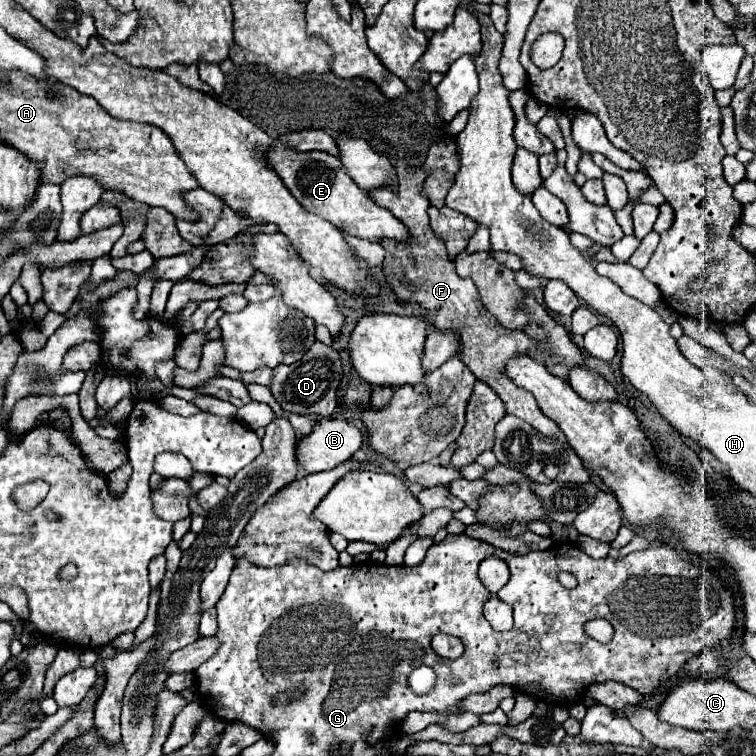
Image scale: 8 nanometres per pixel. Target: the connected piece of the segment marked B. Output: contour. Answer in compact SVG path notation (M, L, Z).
M321 419L311 435L297 441L297 461L305 473L337 467L363 447L365 435L345 419Z

